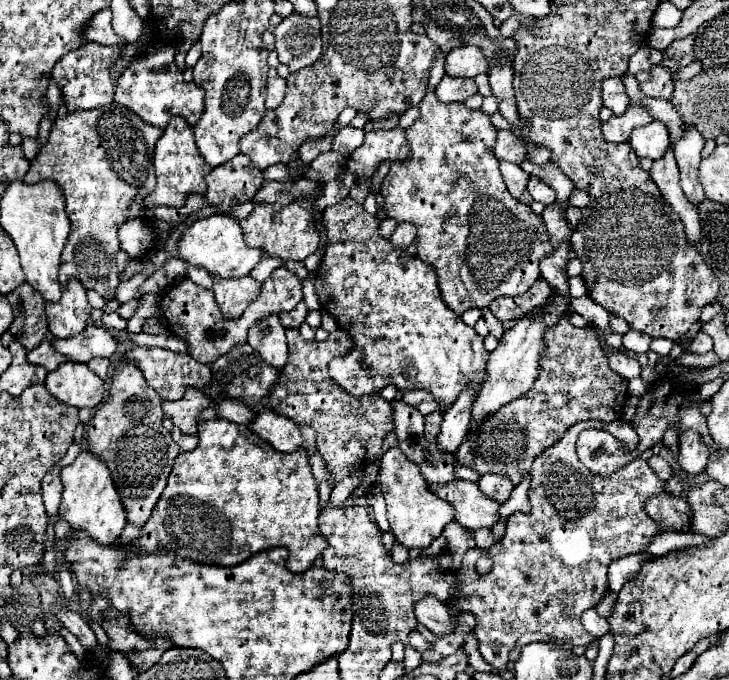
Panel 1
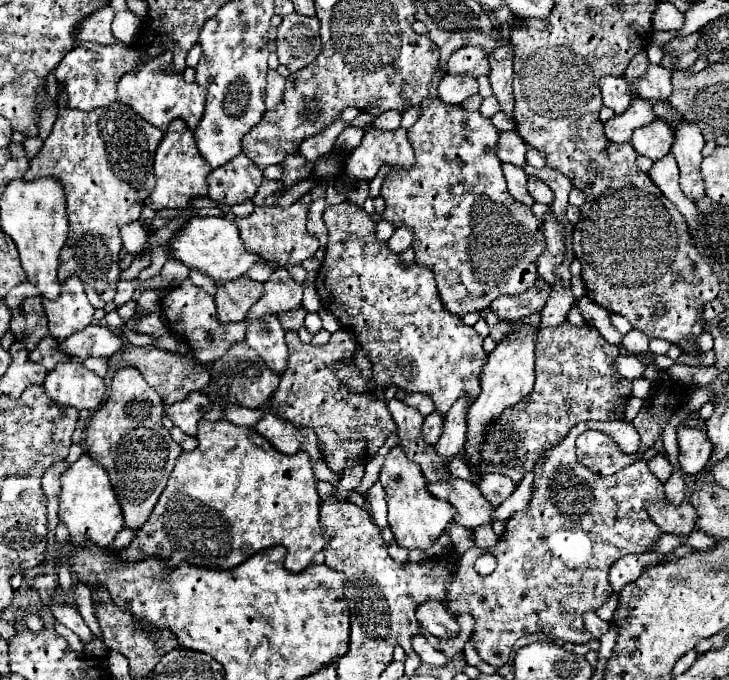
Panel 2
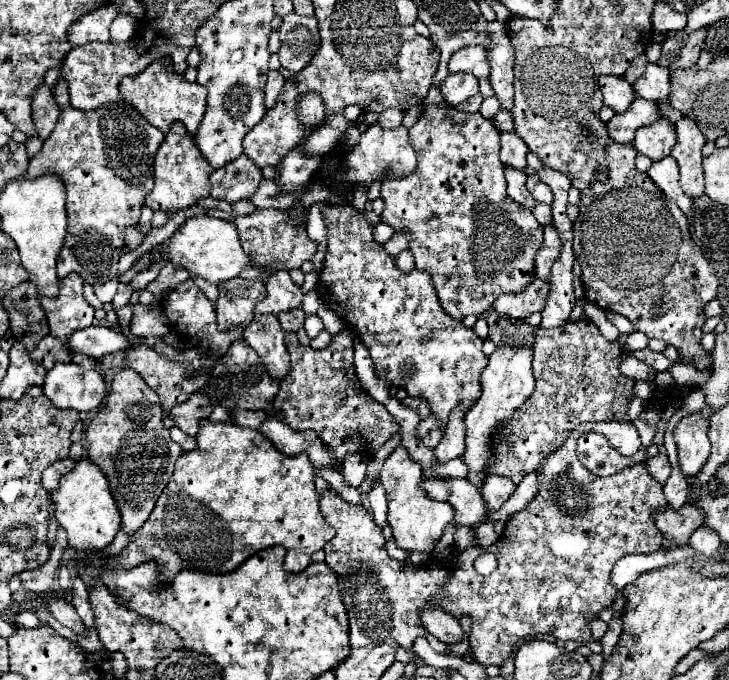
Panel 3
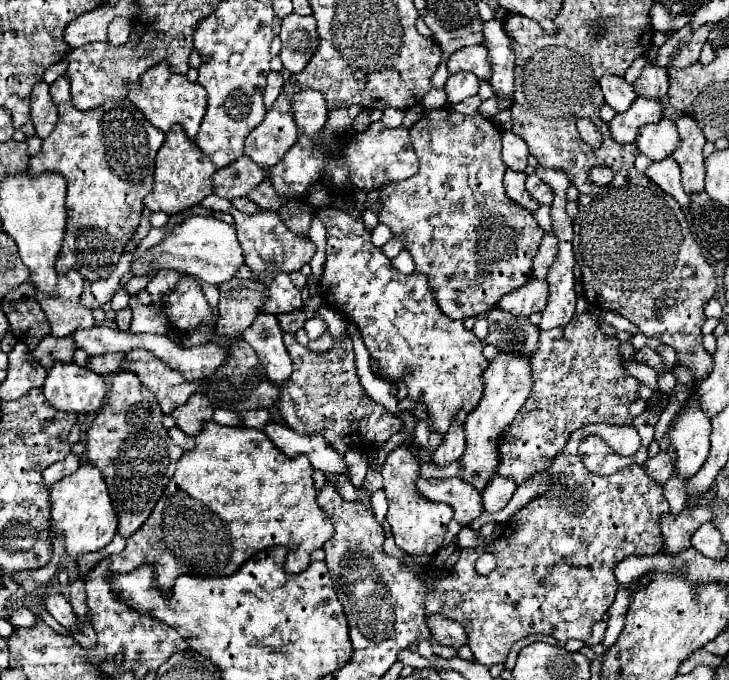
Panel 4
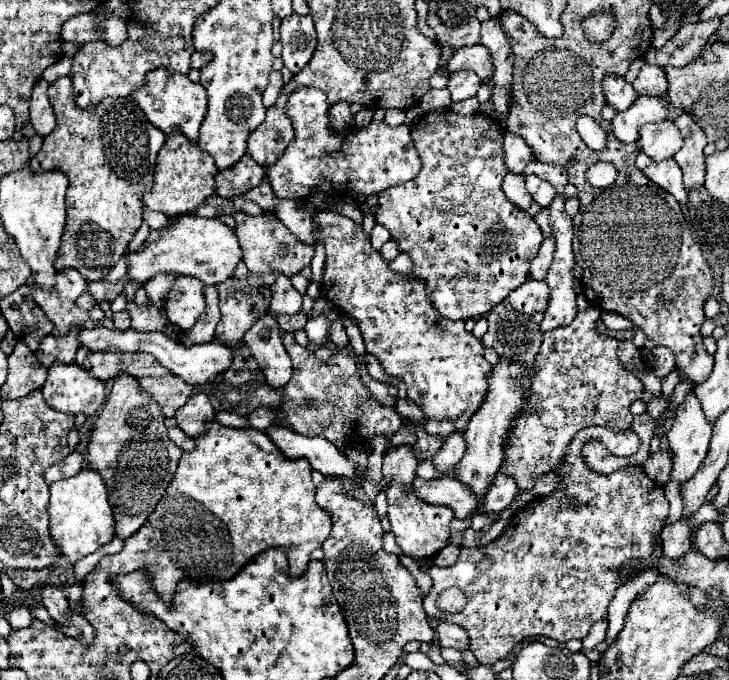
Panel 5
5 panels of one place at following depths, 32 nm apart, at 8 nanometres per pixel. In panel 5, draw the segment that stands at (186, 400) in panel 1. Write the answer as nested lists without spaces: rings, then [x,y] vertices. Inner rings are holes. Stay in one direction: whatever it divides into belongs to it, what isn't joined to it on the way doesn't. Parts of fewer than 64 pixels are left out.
[[[204,392],[192,394],[188,402],[176,410],[174,414],[176,424],[180,430],[184,430],[190,438],[196,438],[198,434],[206,432],[206,424],[214,420],[214,408]]]

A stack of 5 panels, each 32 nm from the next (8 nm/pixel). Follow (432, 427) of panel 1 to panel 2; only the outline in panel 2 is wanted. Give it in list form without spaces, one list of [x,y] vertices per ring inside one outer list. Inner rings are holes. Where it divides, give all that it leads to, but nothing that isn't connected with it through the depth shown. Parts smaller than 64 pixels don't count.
[[[432,412],[426,420],[424,420],[424,440],[428,440],[430,444],[434,444],[440,438],[440,428],[442,428],[442,418],[438,416],[438,412]]]

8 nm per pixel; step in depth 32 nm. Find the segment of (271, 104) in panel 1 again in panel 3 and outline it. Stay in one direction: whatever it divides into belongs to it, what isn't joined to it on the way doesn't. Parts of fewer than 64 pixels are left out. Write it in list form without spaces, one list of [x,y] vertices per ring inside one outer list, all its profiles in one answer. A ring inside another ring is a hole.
[[[270,70],[268,72],[268,82],[266,82],[266,108],[274,108],[274,104],[278,102],[278,96],[284,88],[284,78],[280,72]]]

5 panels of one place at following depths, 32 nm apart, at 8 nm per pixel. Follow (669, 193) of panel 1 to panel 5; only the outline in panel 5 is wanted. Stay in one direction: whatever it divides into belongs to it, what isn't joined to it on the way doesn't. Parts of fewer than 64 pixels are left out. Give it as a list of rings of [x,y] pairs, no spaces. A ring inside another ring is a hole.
[[[674,158],[662,160],[660,164],[650,164],[644,170],[644,174],[652,182],[656,182],[660,188],[664,188],[666,192],[670,192],[680,204],[688,202],[688,192],[682,186],[682,172],[680,172],[680,166],[676,164]]]

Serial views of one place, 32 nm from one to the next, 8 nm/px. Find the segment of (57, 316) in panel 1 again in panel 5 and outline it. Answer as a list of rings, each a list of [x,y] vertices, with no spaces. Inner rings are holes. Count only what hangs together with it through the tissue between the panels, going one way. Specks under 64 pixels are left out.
[[[66,268],[64,272],[58,272],[56,288],[52,292],[40,290],[36,284],[32,284],[34,300],[44,310],[48,320],[54,324],[56,336],[66,336],[74,326],[78,328],[92,328],[94,320],[90,318],[88,310],[82,310],[76,300],[86,290],[86,280],[80,276],[78,270]]]

